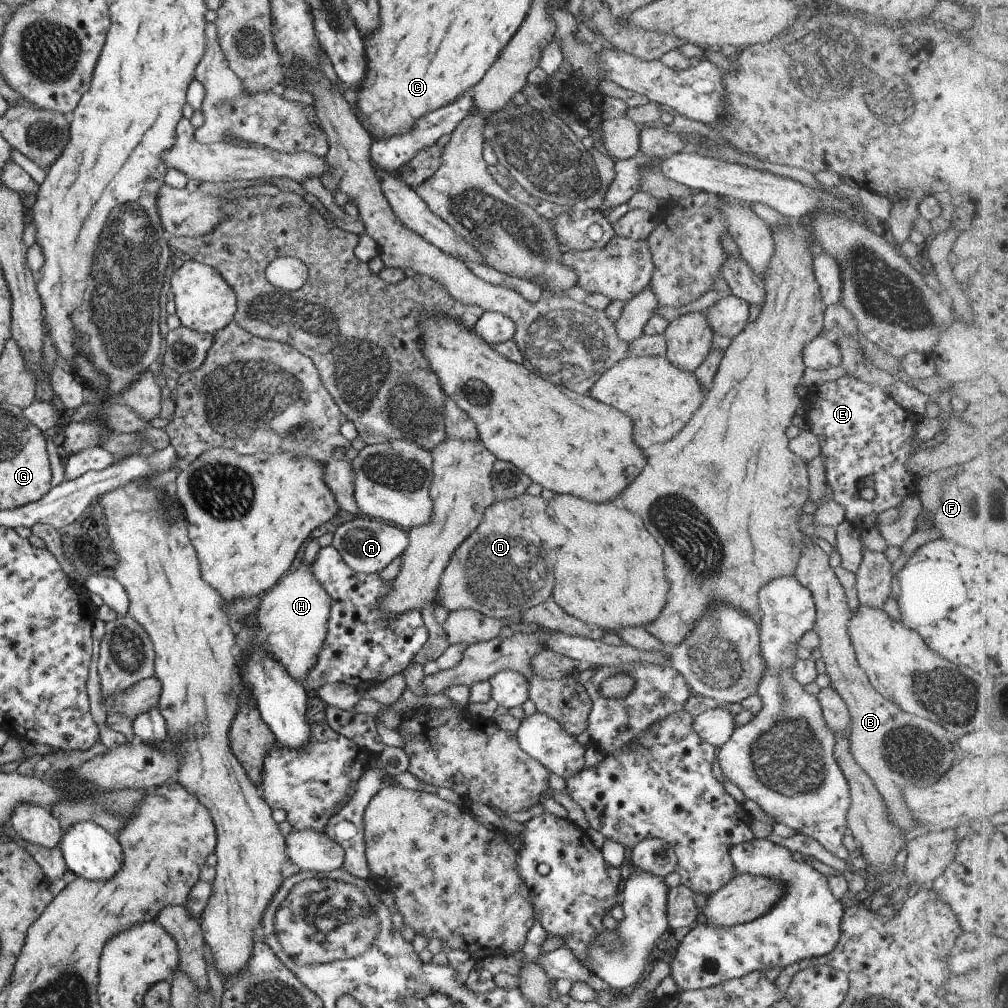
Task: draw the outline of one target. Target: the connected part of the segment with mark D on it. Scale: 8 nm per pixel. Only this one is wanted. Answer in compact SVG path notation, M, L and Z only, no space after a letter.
M520 494L515 498L495 501L482 513L481 522L463 542L453 551L449 562L445 565L436 594L440 594L439 604L449 611L472 608L482 615L500 620L517 616L522 610L542 603L550 597L553 586L552 556L545 553L539 543L535 530L529 527L531 518L546 507L546 501L539 495Z

